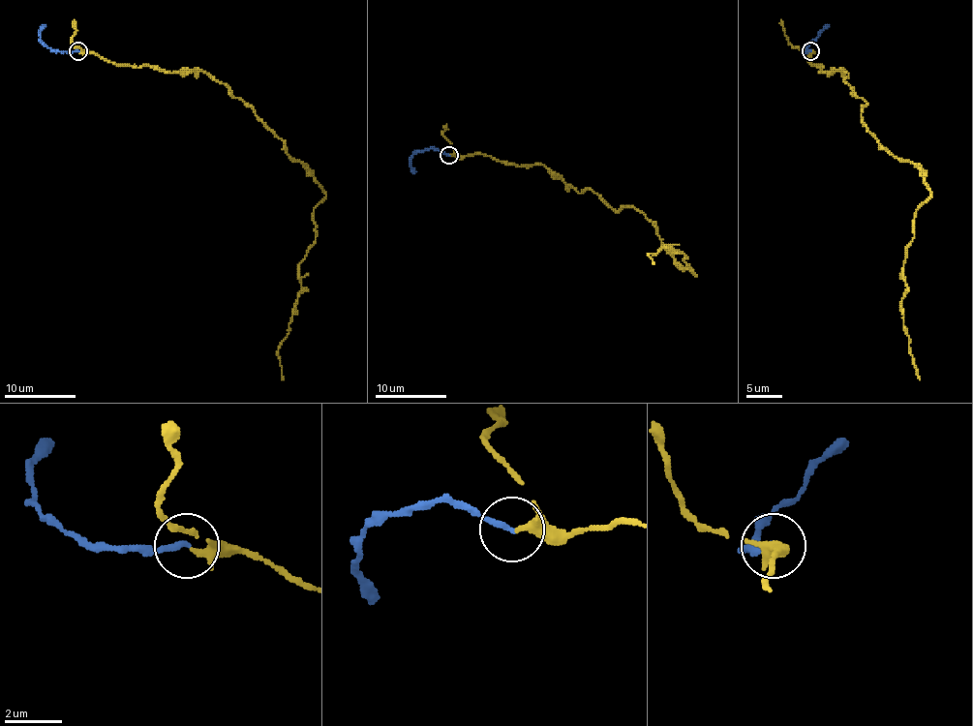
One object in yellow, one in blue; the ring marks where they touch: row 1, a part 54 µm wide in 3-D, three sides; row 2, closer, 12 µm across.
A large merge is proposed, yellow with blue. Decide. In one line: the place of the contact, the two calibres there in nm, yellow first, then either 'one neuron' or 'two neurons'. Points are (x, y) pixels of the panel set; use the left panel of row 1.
(77, 51) | 240/200 nm | one neuron

